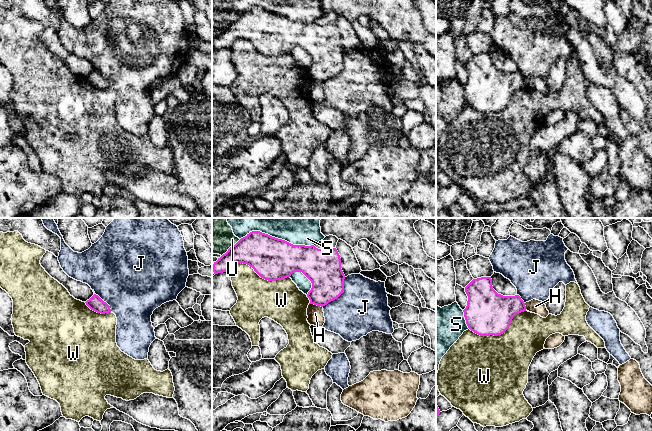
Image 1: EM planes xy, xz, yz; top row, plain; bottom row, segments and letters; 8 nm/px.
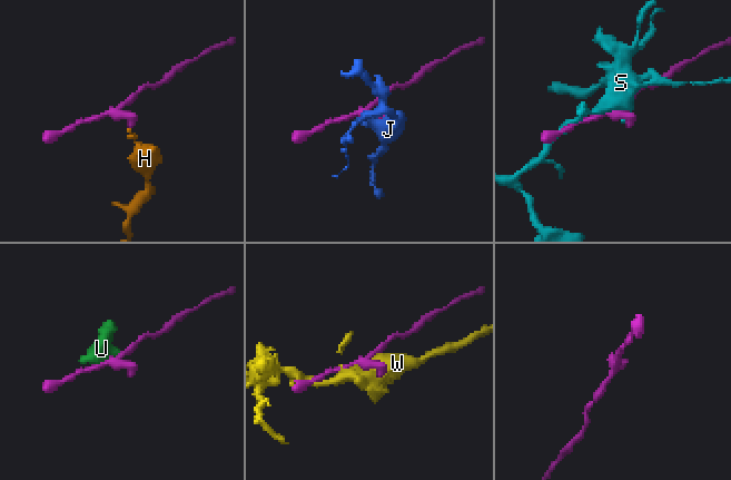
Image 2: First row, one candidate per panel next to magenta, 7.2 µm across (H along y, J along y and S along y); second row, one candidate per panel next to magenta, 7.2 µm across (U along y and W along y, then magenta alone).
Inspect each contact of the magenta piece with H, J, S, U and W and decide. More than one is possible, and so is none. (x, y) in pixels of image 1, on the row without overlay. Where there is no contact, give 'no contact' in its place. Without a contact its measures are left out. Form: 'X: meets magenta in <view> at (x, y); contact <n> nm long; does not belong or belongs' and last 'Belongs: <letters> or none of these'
H: meets magenta in xz at (316, 80); contact 120 nm long; does not belong
J: meets magenta in xz at (339, 71); contact 300 nm long; does not belong
S: meets magenta in xz at (277, 14); contact 600 nm long; does not belong
U: meets magenta in xz at (230, 23); contact 220 nm long; does not belong
W: meets magenta in yz at (500, 110); contact 480 nm long; does not belong
Belongs: none of these

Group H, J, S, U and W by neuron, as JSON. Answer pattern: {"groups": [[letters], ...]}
{"groups": [["H"], ["J"], ["S"], ["U"], ["W"]]}

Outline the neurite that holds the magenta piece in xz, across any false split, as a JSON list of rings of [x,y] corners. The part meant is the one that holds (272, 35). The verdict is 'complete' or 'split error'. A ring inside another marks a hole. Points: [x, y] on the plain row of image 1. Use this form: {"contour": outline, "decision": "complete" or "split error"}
{"contour": [[[252,7],[214,38],[213,48],[218,50],[231,47],[233,42],[239,39],[249,41],[261,54],[268,57],[283,56],[294,48],[302,48],[312,59],[307,70],[309,80],[323,83],[337,75],[344,67],[345,51],[336,24],[318,25],[314,21],[293,21],[260,7]]], "decision": "complete"}

